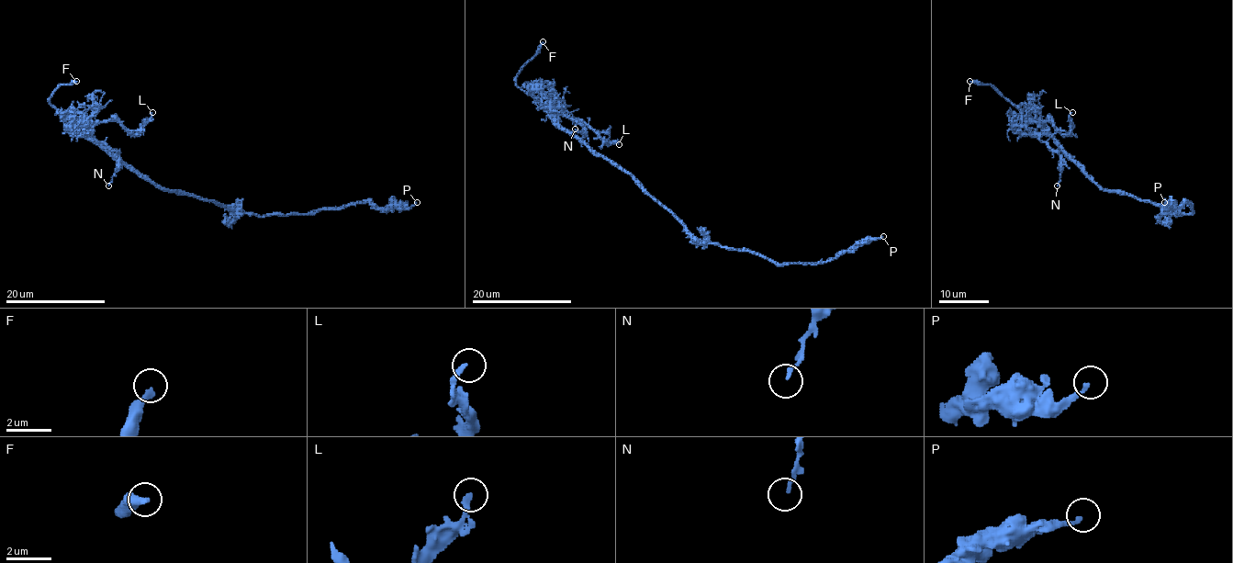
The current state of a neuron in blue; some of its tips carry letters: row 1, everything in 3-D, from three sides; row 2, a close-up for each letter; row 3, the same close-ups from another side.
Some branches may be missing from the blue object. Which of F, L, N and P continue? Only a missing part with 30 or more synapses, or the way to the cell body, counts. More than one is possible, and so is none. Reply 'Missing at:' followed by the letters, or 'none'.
Missing at: F

